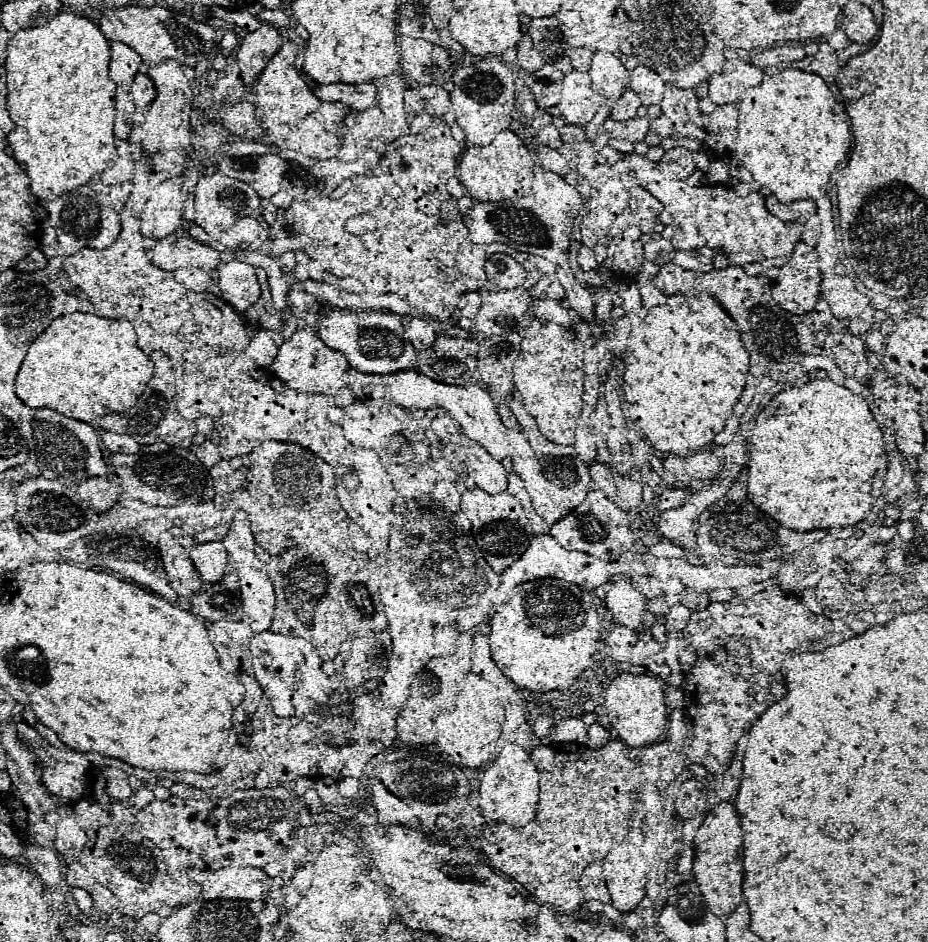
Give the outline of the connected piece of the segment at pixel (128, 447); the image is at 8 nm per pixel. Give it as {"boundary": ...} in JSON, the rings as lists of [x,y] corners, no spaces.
{"boundary":[[[102,431],[100,439],[102,439],[102,445],[108,453],[136,453],[138,451],[138,443],[132,435]]]}

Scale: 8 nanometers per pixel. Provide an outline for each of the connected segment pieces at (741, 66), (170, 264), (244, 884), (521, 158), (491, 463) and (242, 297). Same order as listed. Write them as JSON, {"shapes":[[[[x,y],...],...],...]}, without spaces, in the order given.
{"shapes":[[[[738,57],[726,59],[726,63],[722,63],[722,71],[714,73],[708,81],[708,97],[714,105],[738,103],[744,89],[762,83],[762,79],[764,75],[760,67]]],[[[182,235],[170,243],[158,241],[150,253],[150,261],[164,271],[176,271],[178,267],[194,267],[212,273],[218,265],[216,251],[208,243],[200,243],[190,235]]],[[[224,867],[214,871],[206,883],[202,883],[202,899],[244,899],[264,901],[272,881],[260,867]]],[[[506,129],[502,131],[502,135],[498,135],[498,139],[494,139],[486,147],[470,145],[464,159],[460,161],[458,175],[466,193],[476,201],[516,199],[516,197],[524,197],[530,189],[532,159],[524,143],[512,131]]],[[[472,443],[464,449],[464,463],[468,477],[474,485],[488,493],[500,493],[504,489],[504,467],[502,461],[488,455],[478,443]]],[[[232,259],[218,269],[218,287],[222,291],[222,297],[236,311],[250,309],[260,293],[260,283],[254,275],[252,265],[238,259]]]]}

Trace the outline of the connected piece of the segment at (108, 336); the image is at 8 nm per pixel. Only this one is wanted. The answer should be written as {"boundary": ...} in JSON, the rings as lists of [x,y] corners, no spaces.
{"boundary":[[[74,313],[56,319],[38,335],[22,361],[14,391],[30,407],[48,407],[72,419],[88,421],[130,405],[152,375],[154,363],[136,347],[128,321]]]}

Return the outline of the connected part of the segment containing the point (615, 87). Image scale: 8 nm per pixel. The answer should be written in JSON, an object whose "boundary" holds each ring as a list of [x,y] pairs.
{"boundary":[[[596,51],[590,61],[590,77],[592,87],[598,87],[606,97],[618,97],[628,81],[628,73],[618,57],[612,53]]]}

